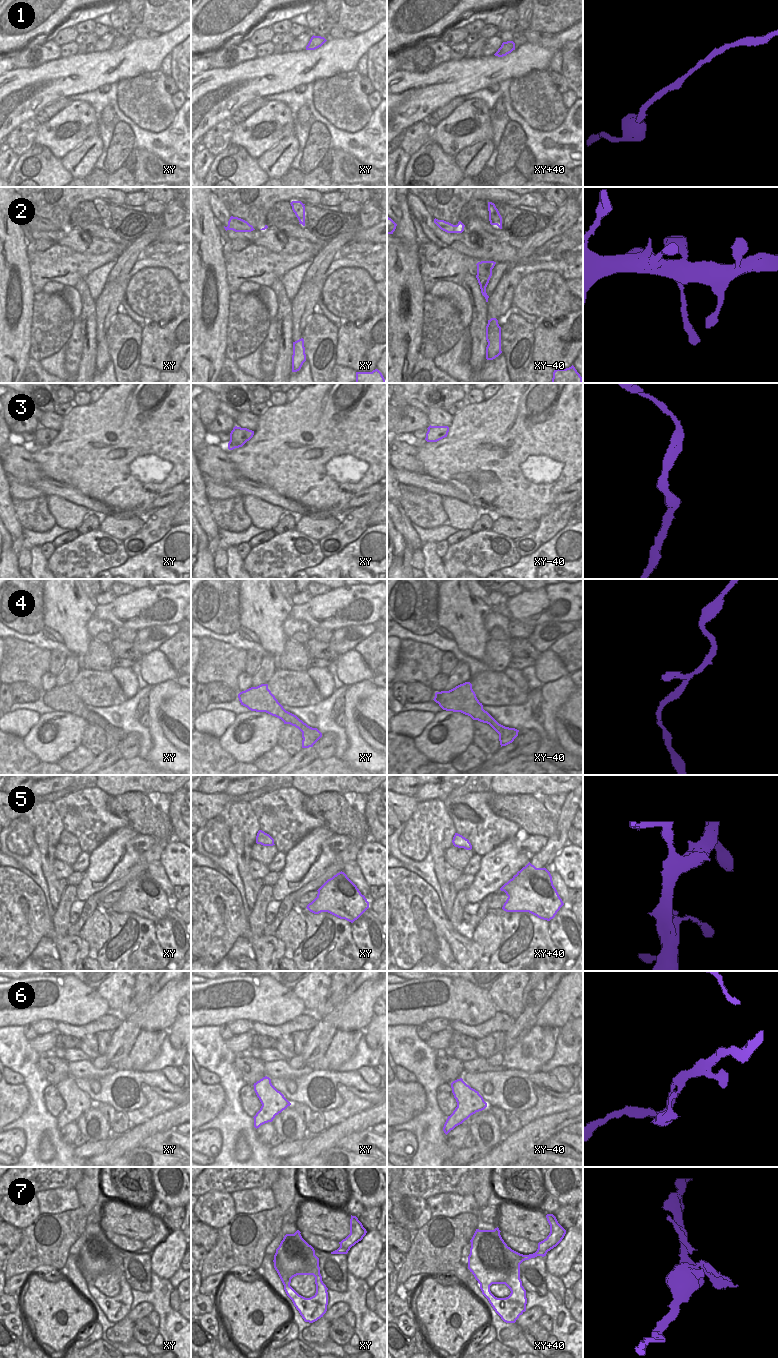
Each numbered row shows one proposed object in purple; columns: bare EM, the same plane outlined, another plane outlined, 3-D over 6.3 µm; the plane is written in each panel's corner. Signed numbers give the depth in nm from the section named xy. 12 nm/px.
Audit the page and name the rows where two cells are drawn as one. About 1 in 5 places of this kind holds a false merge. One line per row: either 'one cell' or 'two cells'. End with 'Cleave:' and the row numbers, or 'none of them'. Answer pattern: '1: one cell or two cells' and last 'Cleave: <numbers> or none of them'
1: one cell
2: one cell
3: one cell
4: two cells
5: two cells
6: one cell
7: one cell
Cleave: 4, 5

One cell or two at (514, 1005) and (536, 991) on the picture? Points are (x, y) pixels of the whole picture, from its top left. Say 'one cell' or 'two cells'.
two cells

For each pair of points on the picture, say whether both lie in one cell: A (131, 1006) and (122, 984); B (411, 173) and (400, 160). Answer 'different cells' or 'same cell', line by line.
A: different cells
B: different cells

